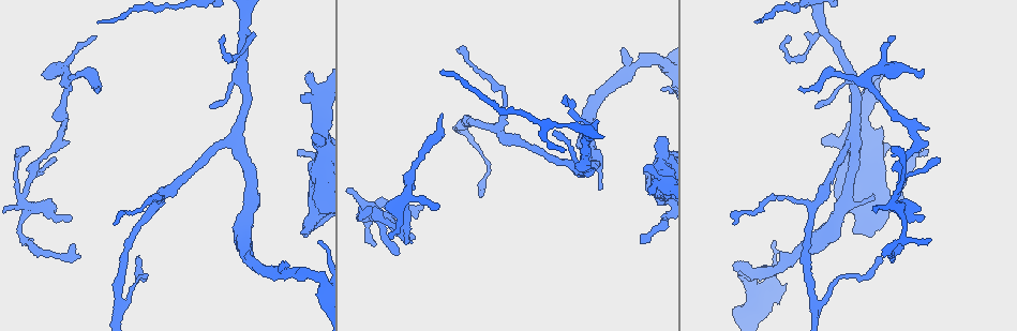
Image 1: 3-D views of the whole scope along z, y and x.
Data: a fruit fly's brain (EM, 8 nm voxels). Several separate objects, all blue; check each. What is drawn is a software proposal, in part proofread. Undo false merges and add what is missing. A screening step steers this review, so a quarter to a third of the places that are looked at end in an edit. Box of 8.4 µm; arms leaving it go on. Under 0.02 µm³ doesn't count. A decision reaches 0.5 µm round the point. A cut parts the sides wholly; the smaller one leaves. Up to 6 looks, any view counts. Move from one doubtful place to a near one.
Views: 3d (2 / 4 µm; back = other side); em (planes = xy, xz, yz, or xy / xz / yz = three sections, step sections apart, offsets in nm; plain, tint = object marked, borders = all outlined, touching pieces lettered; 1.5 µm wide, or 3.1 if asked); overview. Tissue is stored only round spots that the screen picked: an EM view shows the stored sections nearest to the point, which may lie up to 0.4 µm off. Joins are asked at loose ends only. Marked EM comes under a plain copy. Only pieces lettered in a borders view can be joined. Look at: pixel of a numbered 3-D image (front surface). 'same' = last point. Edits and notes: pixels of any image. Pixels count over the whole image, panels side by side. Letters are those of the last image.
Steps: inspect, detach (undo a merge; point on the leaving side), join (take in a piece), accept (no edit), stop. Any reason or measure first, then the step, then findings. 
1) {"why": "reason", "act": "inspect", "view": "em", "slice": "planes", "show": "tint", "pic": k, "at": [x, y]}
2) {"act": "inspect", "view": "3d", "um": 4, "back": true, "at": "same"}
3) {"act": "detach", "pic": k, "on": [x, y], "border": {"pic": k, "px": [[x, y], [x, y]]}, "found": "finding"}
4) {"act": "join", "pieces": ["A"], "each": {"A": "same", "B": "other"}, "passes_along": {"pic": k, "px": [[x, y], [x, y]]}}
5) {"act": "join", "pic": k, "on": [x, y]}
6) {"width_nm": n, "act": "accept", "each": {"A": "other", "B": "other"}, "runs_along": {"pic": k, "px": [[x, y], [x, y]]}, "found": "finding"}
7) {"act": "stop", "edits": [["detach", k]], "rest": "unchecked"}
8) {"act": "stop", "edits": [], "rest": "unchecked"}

{"why": "free end", "act": "inspect", "view": "em", "slice": "xz", "step": 8, "show": "borders", "pic": 1, "at": [600, 187]}

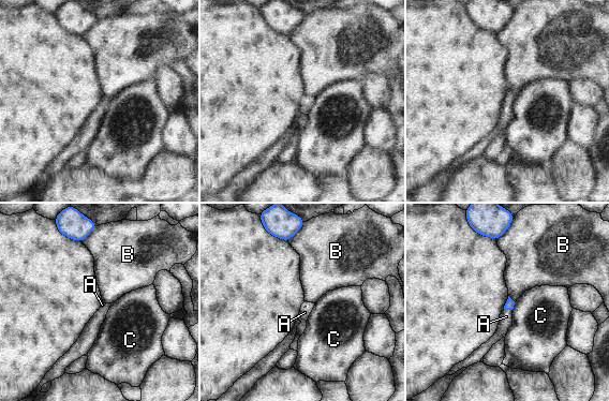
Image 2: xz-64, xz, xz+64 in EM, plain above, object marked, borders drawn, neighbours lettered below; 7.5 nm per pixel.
{"act": "inspect", "view": "em", "slice": "planes", "show": "borders", "at": "same"}

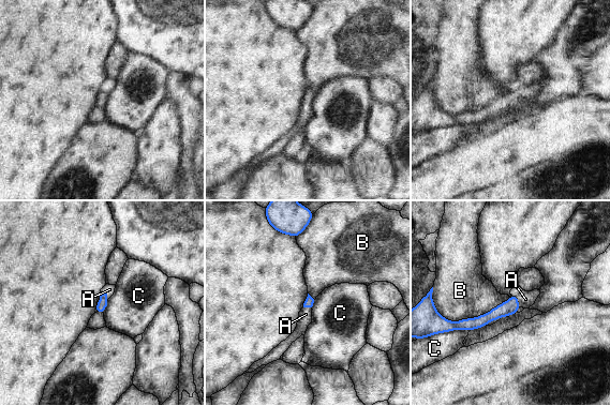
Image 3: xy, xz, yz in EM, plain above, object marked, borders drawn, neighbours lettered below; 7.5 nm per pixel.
{"longest_contact_nm": ["B", 550], "act": "join", "pieces": ["A"], "each": {"A": "same", "B": "other", "C": "other"}, "passes_along": {"pic": 3, "px": [[510, 306], [517, 299], [525, 299]]}, "found": "the cell continues"}

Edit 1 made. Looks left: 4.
{"why": "branch stops here", "act": "inspect", "view": "3d", "um": 4, "pic": 1, "at": [645, 170]}

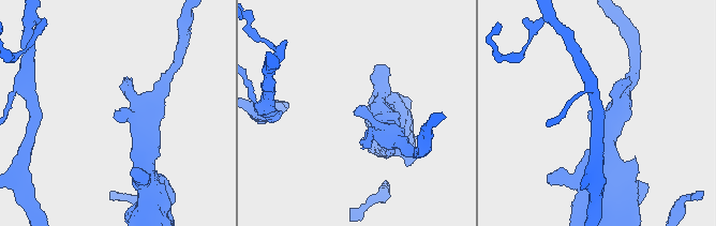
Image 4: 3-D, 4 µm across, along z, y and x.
{"why": "need the tissue", "act": "inspect", "view": "em", "slice": "xy", "step": 4, "show": "borders", "pic": 4, "at": [356, 113]}

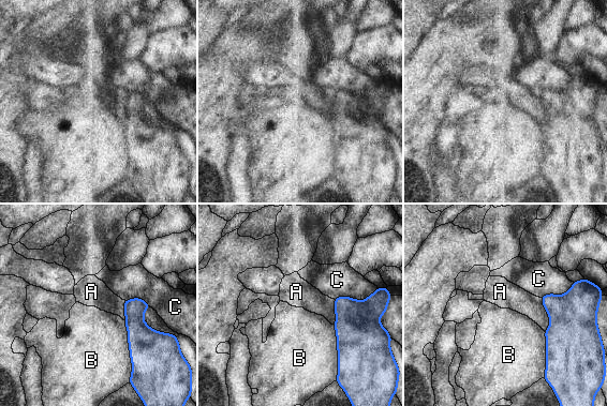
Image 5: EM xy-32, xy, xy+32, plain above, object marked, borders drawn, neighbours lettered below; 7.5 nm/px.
{"why": "cut it another way", "act": "inspect", "view": "em", "slice": "planes", "show": "borders", "at": "same"}

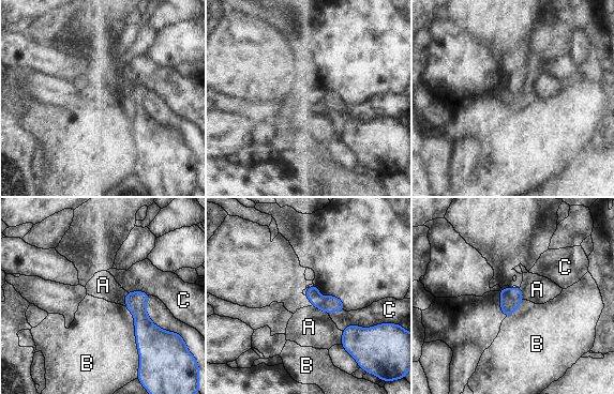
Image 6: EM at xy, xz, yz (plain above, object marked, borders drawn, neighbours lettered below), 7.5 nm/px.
{"act": "accept", "each": {"A": "other", "B": "other", "C": "other"}, "found": "none of them fits"}

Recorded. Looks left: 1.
{"act": "stop", "edits": [["join", 3]], "rest": "unchecked"}

